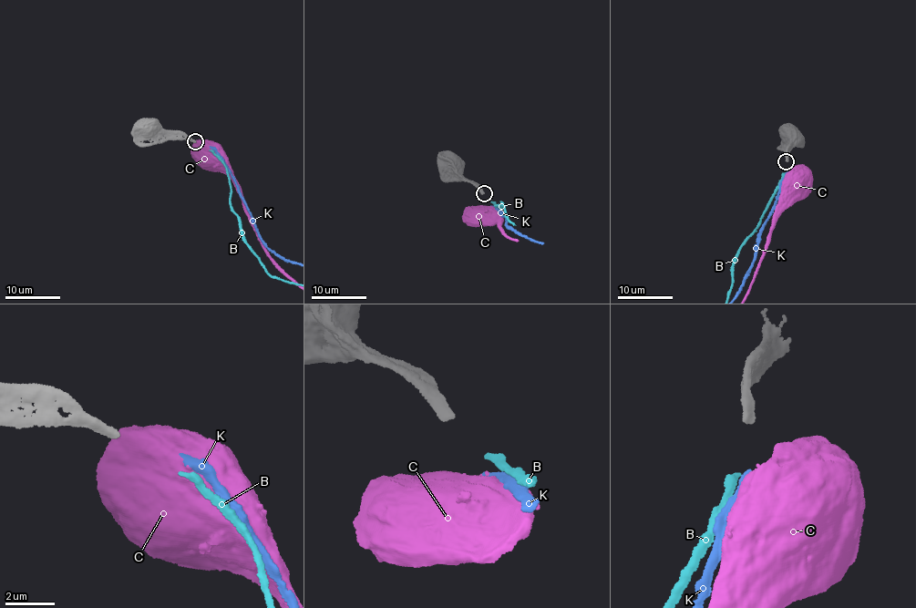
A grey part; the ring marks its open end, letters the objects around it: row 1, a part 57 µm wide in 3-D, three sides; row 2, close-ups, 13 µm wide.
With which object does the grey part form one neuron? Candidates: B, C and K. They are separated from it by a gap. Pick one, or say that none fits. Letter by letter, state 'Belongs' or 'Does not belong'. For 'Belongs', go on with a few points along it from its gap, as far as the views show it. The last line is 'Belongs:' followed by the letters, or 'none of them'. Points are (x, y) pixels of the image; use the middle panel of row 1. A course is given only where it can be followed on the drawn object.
B: Belongs
C: Does not belong
K: Does not belong
Belongs: B

